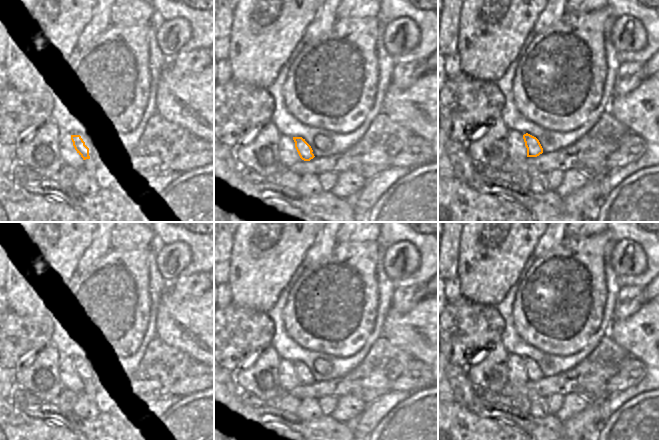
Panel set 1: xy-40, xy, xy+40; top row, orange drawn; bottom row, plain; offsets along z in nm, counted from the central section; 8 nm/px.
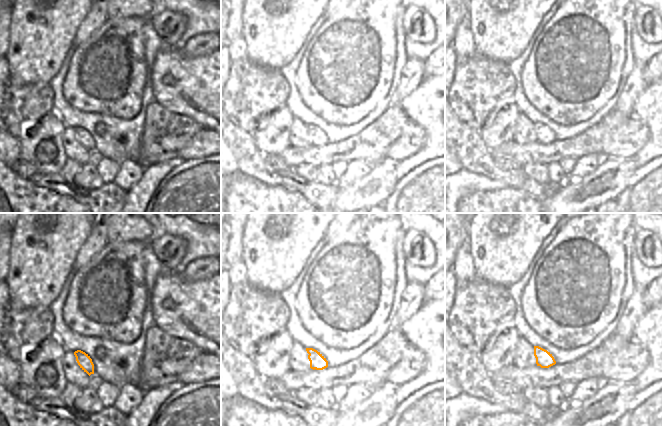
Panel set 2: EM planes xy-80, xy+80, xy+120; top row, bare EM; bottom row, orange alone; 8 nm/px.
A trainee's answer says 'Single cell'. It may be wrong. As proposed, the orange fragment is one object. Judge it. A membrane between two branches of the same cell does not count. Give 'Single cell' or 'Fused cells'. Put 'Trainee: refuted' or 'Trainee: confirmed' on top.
Trainee: refuted
Fused cells

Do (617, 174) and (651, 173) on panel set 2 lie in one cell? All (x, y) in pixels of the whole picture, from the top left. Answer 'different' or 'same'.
different

